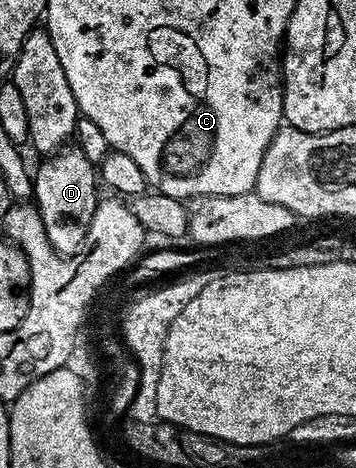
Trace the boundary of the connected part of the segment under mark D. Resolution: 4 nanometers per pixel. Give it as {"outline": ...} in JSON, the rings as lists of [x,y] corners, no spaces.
{"outline":[[[66,143],[55,153],[49,154],[35,168],[32,173],[34,183],[34,192],[32,194],[33,204],[38,207],[38,214],[44,223],[44,231],[48,235],[48,243],[57,253],[63,255],[73,255],[82,248],[86,232],[92,221],[92,215],[96,211],[100,200],[100,177],[96,172],[95,162],[88,159],[88,155],[84,155],[84,151],[78,149],[77,144]]]}

